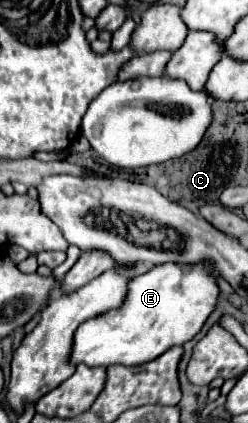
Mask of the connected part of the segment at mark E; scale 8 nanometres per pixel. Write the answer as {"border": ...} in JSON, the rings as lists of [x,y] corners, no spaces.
{"border":[[[155,265],[149,273],[131,279],[127,299],[123,299],[117,309],[105,311],[103,315],[79,325],[73,337],[69,363],[85,363],[89,367],[131,367],[153,361],[173,345],[191,341],[201,331],[217,303],[217,295],[219,287],[215,283],[215,275],[203,265]]]}

